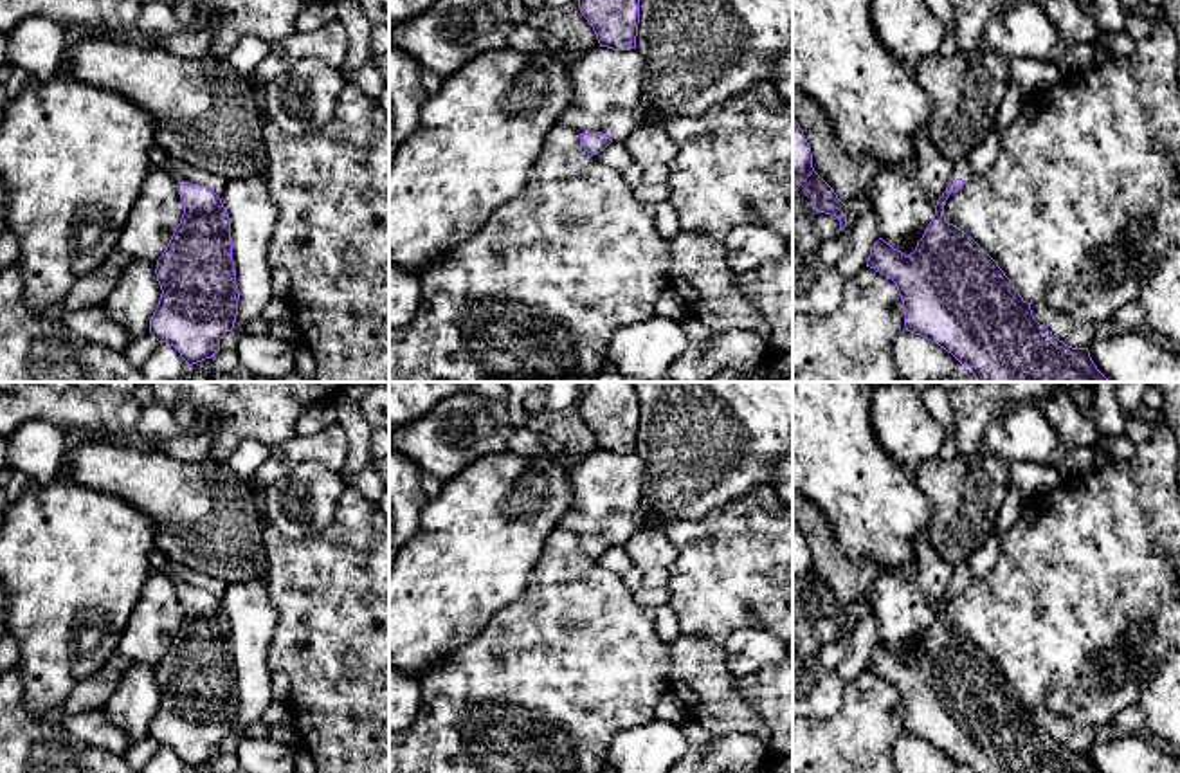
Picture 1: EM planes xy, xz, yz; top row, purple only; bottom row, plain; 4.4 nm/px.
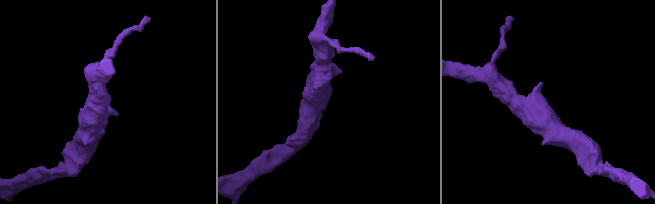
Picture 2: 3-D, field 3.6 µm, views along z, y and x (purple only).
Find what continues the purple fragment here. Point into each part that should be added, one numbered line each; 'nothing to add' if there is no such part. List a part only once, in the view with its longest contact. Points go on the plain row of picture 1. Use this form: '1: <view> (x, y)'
1: yz (961, 572)

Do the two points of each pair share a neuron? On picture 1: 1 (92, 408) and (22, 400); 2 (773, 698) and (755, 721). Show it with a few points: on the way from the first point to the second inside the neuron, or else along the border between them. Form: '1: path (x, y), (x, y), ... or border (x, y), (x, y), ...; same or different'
1: path (74, 408), (54, 408), (40, 402); same
2: border (737, 680), (737, 691), (766, 723); different

